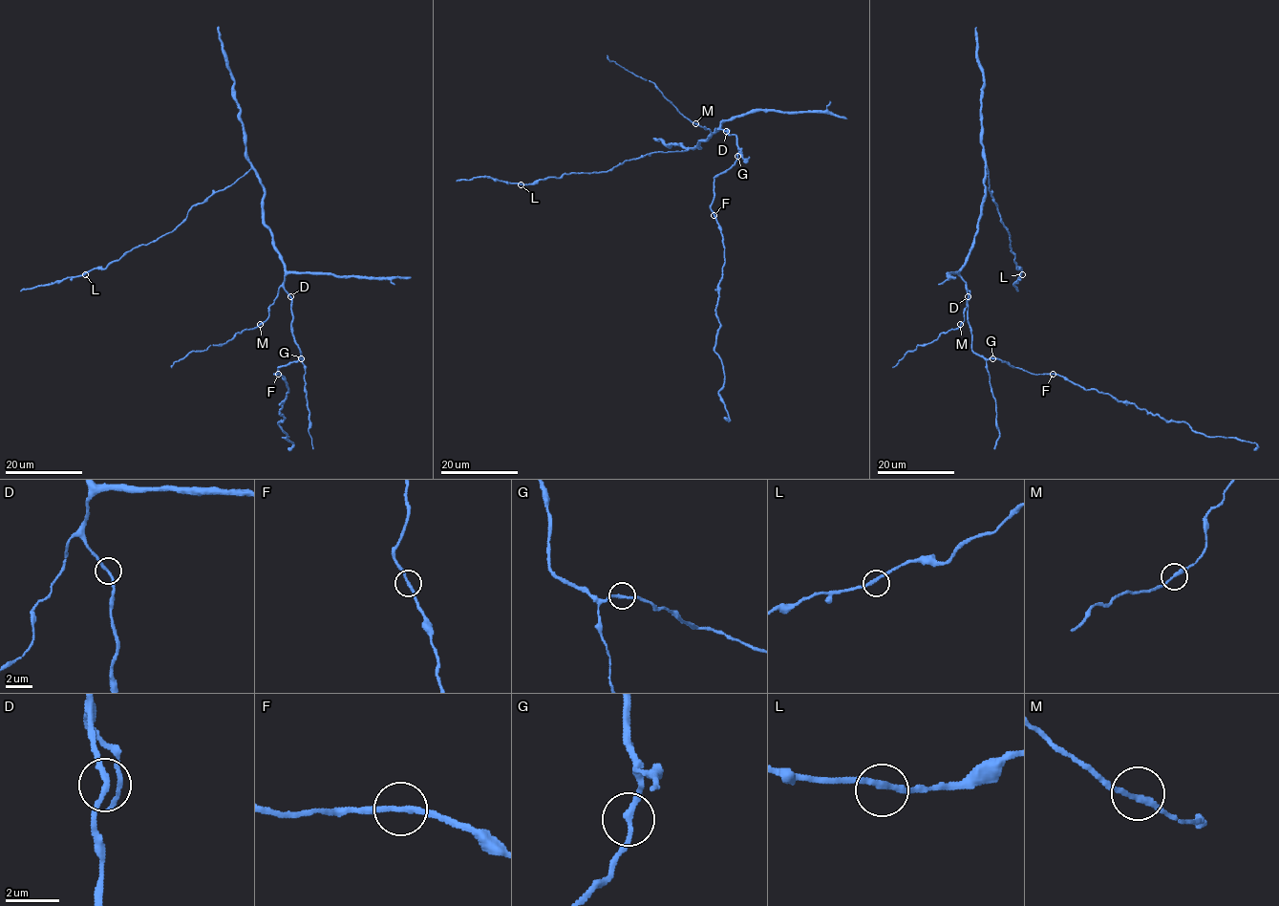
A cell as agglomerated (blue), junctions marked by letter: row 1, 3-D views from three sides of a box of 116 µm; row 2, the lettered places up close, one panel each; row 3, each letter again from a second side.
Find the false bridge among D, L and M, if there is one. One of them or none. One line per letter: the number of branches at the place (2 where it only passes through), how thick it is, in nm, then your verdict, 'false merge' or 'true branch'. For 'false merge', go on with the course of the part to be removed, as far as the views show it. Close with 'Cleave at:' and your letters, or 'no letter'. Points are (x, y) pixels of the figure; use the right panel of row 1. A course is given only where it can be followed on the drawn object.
D: branches 2; calibre 220 nm; true branch
L: branches 2; calibre 220 nm; true branch
M: branches 2; calibre 240 nm; true branch
Cleave at: no letter

